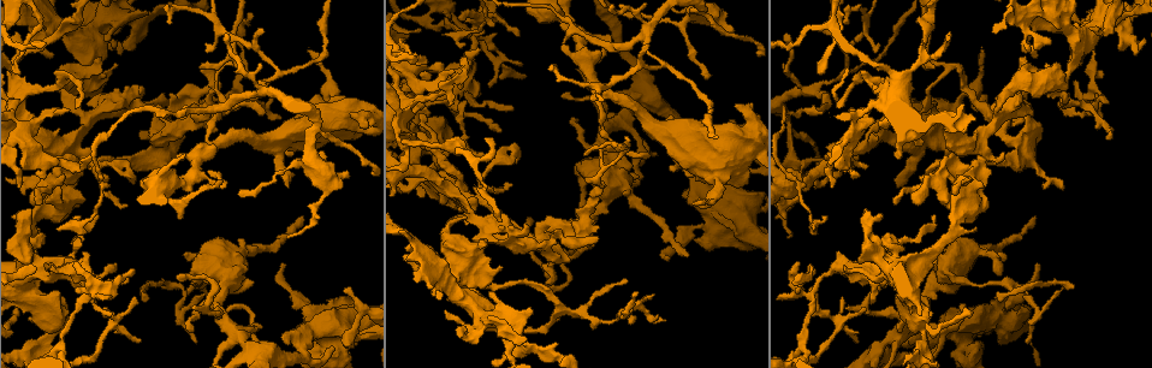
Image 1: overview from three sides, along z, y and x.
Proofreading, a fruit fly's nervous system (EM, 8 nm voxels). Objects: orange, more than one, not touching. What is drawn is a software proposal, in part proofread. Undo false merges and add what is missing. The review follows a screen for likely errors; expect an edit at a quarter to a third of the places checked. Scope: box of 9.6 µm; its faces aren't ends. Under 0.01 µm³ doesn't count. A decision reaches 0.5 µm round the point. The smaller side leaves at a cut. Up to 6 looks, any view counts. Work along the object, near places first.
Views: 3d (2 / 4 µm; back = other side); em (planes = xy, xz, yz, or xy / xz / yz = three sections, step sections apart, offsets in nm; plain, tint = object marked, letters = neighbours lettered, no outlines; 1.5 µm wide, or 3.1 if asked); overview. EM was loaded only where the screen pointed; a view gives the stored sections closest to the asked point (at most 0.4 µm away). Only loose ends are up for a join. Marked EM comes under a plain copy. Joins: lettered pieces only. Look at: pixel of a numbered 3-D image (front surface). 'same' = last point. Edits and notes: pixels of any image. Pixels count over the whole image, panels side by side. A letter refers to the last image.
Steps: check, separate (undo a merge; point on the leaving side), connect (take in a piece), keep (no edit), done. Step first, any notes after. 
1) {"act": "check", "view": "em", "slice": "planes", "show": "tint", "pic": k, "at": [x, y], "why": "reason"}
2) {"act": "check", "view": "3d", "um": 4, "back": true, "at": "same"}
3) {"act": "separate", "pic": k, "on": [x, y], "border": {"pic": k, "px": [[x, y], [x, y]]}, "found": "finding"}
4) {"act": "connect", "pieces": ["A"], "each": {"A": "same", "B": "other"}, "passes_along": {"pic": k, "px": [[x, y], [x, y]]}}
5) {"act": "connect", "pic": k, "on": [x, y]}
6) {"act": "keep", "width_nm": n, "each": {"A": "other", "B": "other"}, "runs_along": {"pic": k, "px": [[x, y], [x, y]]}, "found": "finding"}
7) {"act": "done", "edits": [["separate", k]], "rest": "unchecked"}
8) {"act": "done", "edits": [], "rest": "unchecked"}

{"act": "check", "view": "em", "slice": "planes", "show": "letters", "pic": 1, "at": [207, 51], "why": "thin end"}

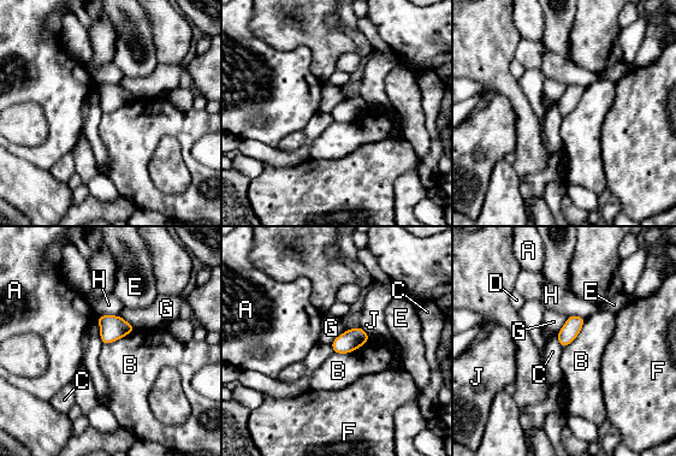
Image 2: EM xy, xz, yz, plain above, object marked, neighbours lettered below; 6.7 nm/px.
{"act": "keep", "longest_contact_nm": ["B", 260], "each": {"A": "other", "B": "other", "C": "other", "D": "other", "E": "other", "F": "other", "G": "other", "H": "other", "J": "other"}, "border": {"pic": 2, "px": [[369, 337], [351, 351], [333, 353]]}, "found": "none of them fits"}

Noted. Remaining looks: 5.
{"act": "check", "view": "em", "slice": "yz", "step": 4, "show": "letters", "pic": 1, "at": [519, 33], "why": "thin end"}

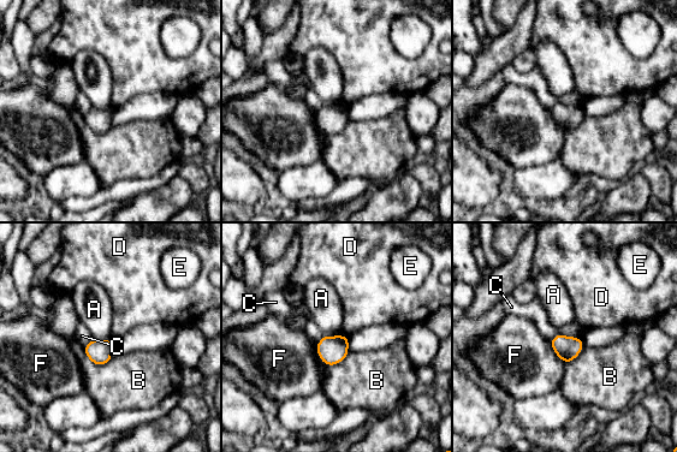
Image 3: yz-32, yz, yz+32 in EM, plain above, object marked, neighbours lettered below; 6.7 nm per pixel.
{"act": "check", "view": "em", "slice": "planes", "show": "letters", "at": "same", "why": "another direction"}

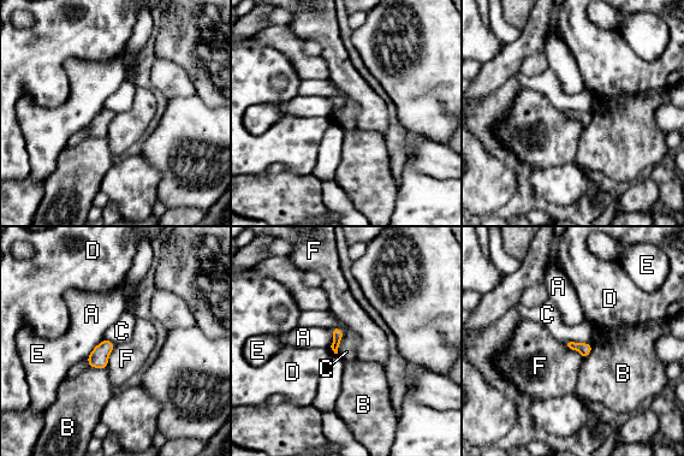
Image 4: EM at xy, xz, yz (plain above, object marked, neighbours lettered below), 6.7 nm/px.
{"act": "keep", "each": {"A": "other", "B": "other", "C": "other", "D": "other", "E": "other", "F": "other"}, "border": {"pic": 4, "px": [[334, 326], [343, 332], [337, 353]]}, "found": "none of them fits"}

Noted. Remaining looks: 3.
{"act": "check", "view": "em", "slice": "xy", "step": 8, "show": "letters", "pic": 1, "at": [997, 297], "why": "end of a long branch"}

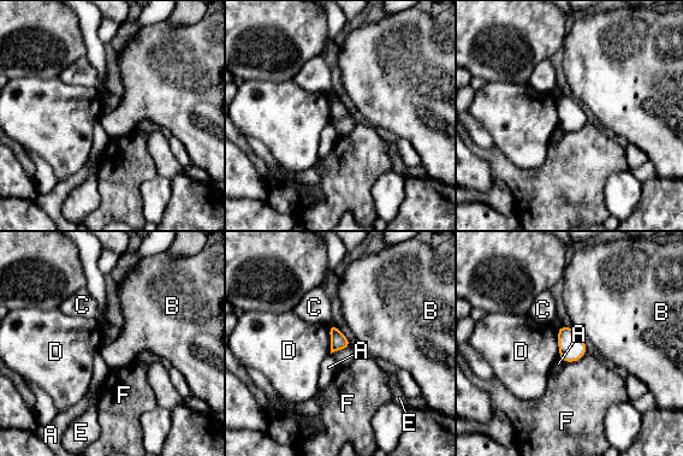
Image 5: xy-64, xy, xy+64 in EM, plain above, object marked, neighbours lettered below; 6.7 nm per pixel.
{"act": "check", "view": "em", "slice": "planes", "show": "letters", "at": "same"}

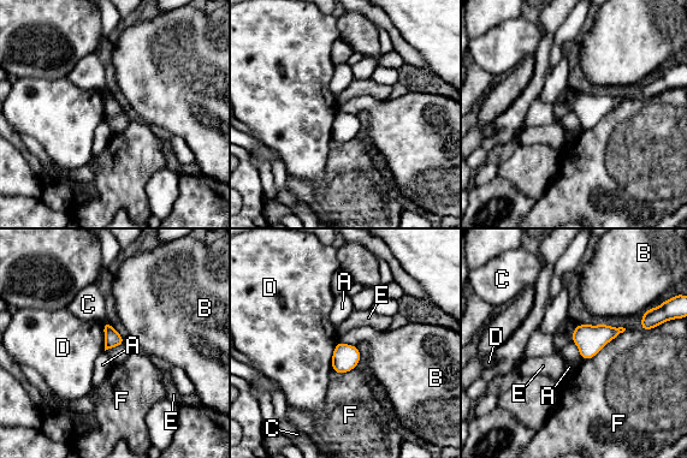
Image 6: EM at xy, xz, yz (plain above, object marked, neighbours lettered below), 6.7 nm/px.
{"act": "keep", "each": {"A": "other", "B": "other", "C": "other", "D": "other", "E": "other", "F": "other"}, "border": {"pic": 6, "px": [[124, 341], [105, 351]]}, "found": "none of them fits"}

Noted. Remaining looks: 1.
{"act": "done", "edits": [], "rest": "unchecked"}

